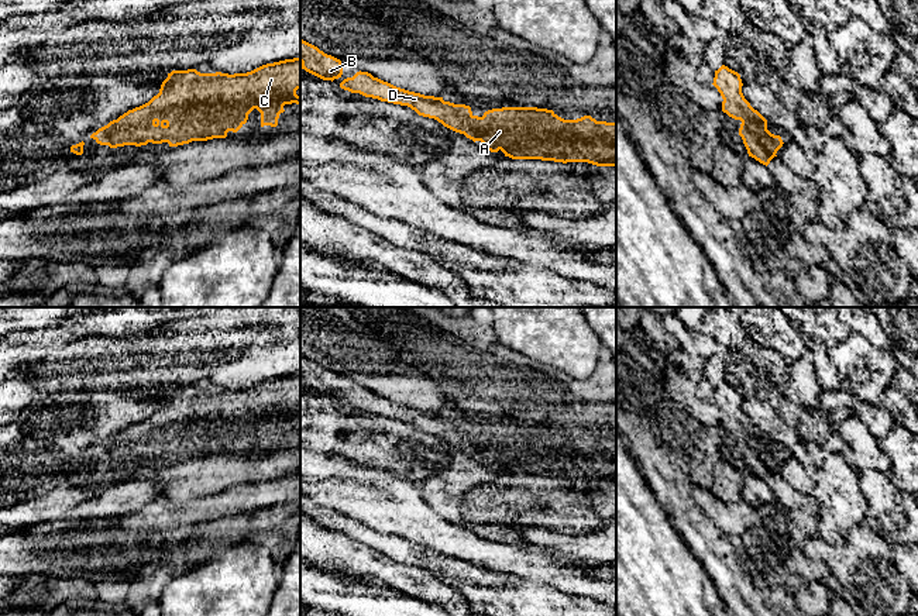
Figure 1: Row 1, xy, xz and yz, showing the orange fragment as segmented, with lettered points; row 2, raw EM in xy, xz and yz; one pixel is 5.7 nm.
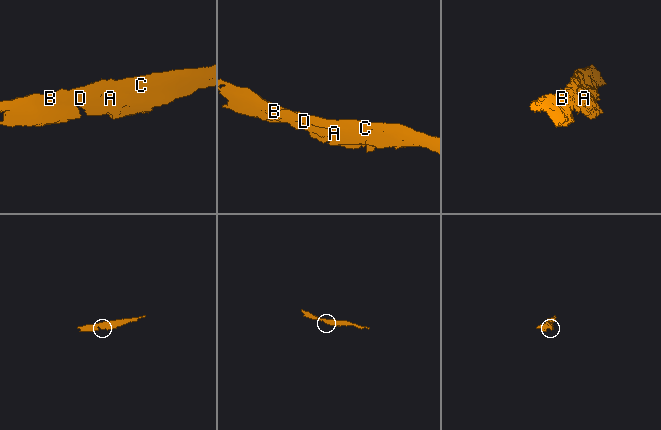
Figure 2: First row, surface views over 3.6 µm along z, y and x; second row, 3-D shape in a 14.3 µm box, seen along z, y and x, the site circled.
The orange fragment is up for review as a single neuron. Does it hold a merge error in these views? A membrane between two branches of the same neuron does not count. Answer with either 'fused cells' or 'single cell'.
single cell

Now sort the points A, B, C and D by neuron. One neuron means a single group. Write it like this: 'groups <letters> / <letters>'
groups A B C D

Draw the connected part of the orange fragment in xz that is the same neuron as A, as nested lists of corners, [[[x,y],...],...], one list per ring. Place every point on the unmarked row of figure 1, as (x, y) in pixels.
[[[361,386],[344,395],[340,403],[381,417],[408,421],[419,431],[434,434],[474,458],[481,457],[484,465],[501,465],[512,475],[616,482],[616,438],[596,437],[591,431],[564,436],[553,426],[537,423],[492,424],[478,433],[470,421],[409,407]]]

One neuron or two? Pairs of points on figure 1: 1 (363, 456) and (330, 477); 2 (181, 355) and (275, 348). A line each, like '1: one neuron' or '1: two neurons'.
1: two neurons
2: two neurons

